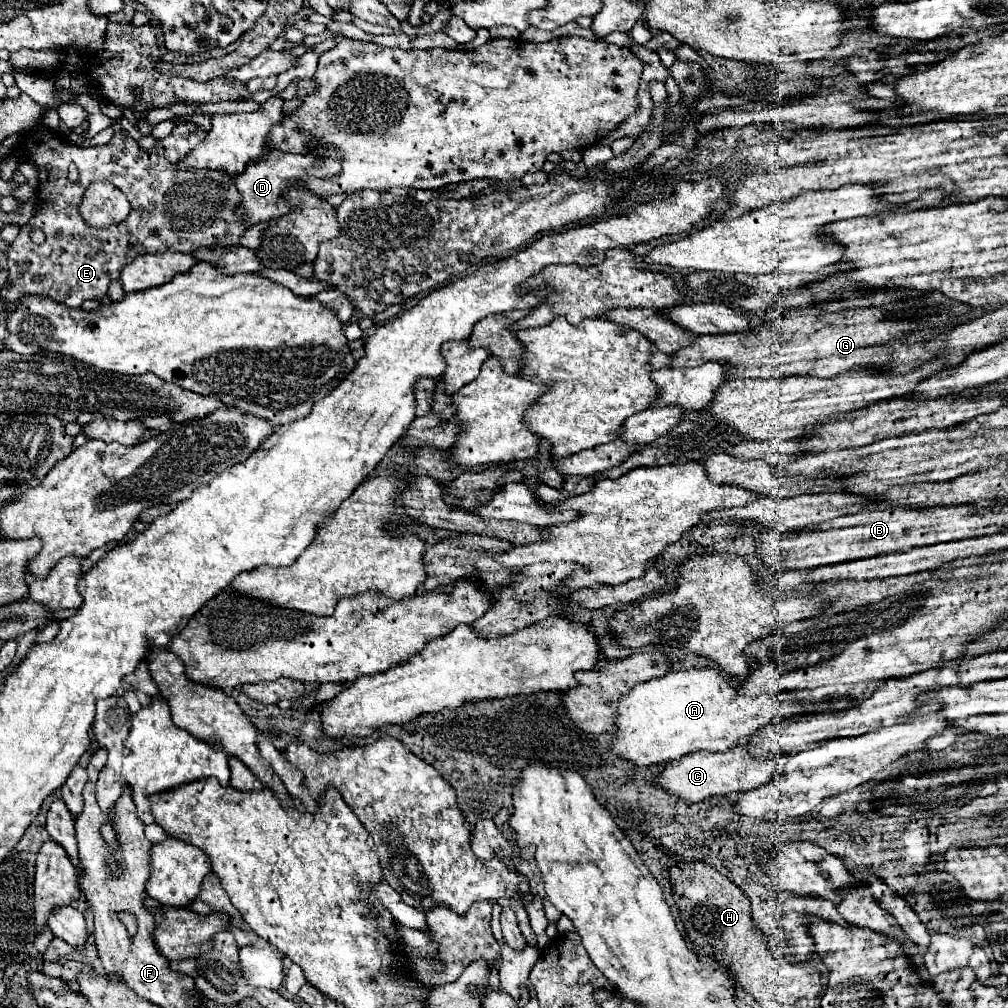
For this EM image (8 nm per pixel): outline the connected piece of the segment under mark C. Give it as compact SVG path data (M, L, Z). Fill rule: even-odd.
M746 744L736 746L734 750L728 750L728 752L694 752L680 758L678 762L664 766L658 782L668 792L684 798L686 802L698 802L714 794L730 796L732 792L754 790L770 782L770 778L776 776L776 772L786 760L788 760L788 754L778 754L778 752L770 756L754 756Z

